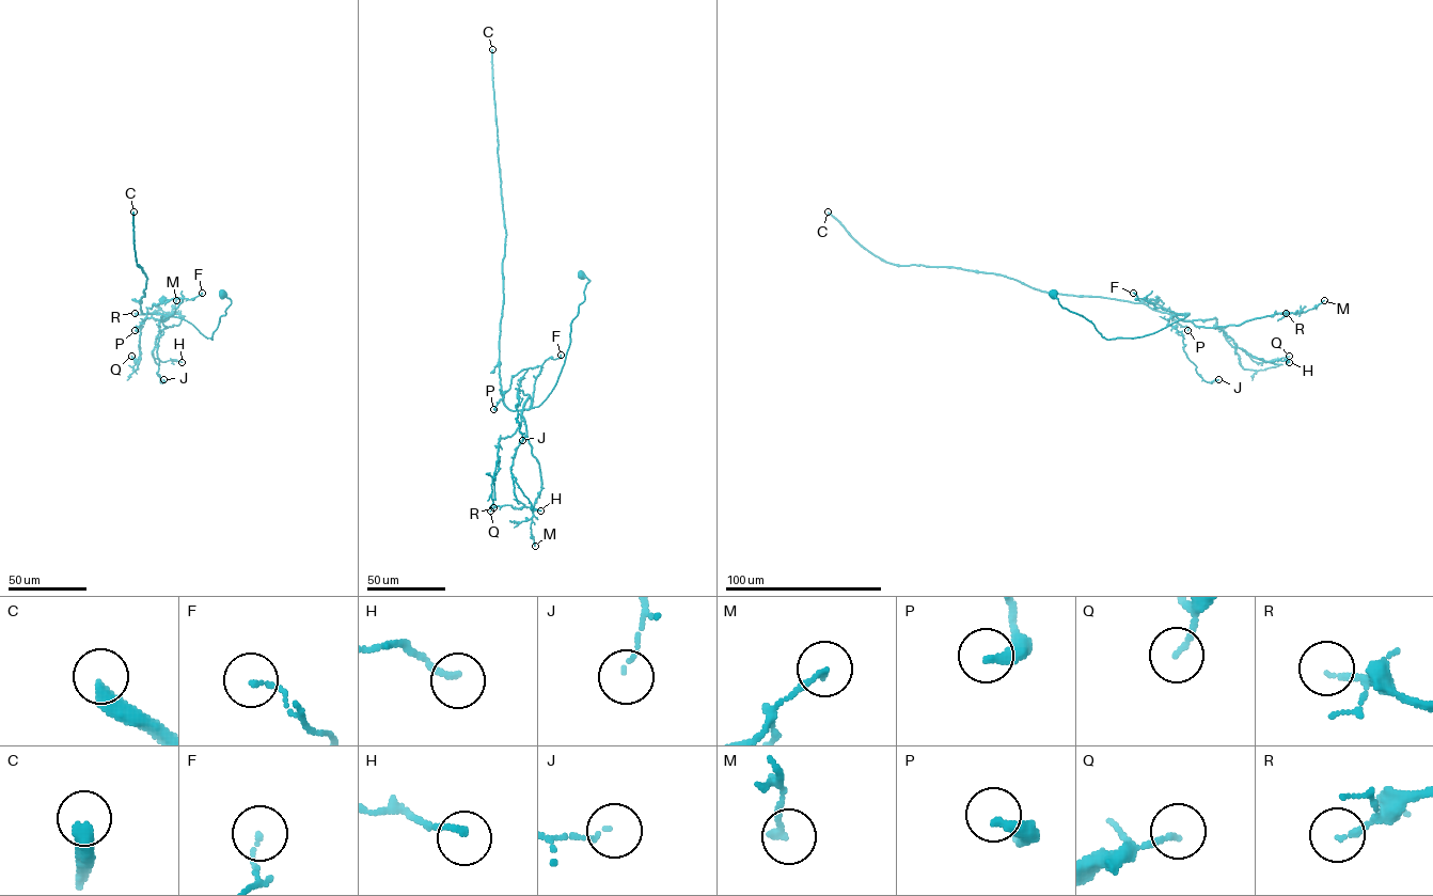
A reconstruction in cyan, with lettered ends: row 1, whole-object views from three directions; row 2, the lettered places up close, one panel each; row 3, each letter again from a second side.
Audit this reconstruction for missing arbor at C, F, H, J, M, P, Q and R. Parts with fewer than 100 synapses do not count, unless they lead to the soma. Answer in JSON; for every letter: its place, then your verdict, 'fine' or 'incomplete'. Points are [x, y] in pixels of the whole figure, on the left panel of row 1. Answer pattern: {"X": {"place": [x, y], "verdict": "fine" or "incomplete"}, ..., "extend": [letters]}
{"C": {"place": [134, 211], "verdict": "incomplete"}, "F": {"place": [202, 293], "verdict": "fine"}, "H": {"place": [182, 362], "verdict": "fine"}, "J": {"place": [163, 379], "verdict": "fine"}, "M": {"place": [176, 300], "verdict": "fine"}, "P": {"place": [135, 330], "verdict": "fine"}, "Q": {"place": [131, 356], "verdict": "fine"}, "R": {"place": [135, 313], "verdict": "fine"}, "extend": ["C"]}

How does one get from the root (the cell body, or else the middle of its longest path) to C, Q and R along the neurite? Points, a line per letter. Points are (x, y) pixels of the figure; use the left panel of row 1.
C: (221, 293), (231, 303), (211, 339), (178, 317), (143, 313), (140, 299), (147, 278), (136, 258), (134, 211)
Q: (221, 293), (231, 303), (211, 339), (172, 314), (147, 318), (140, 355), (135, 362), (131, 356)
R: (221, 293), (231, 303), (211, 339), (172, 314), (164, 326), (180, 323), (183, 316), (175, 312), (135, 313)

